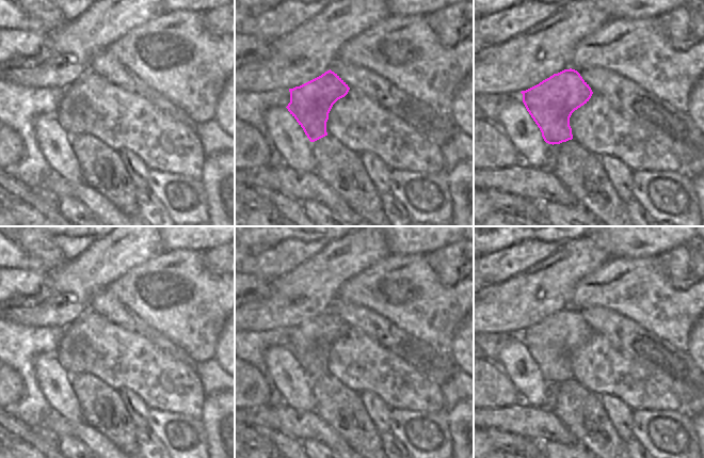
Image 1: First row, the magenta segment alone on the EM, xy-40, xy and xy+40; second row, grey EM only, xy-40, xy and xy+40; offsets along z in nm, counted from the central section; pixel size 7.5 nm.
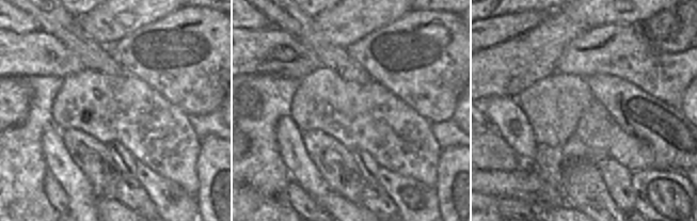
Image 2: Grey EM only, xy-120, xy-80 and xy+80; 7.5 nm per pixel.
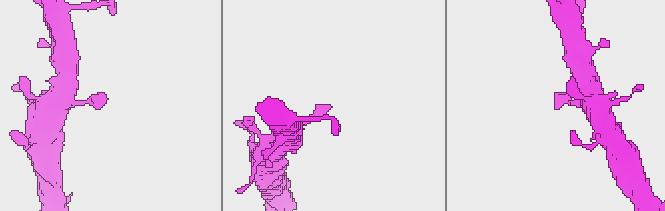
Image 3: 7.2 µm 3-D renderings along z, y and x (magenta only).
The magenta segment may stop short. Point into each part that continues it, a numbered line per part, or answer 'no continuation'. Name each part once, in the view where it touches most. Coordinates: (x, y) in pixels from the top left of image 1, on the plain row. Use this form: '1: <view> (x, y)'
no continuation

